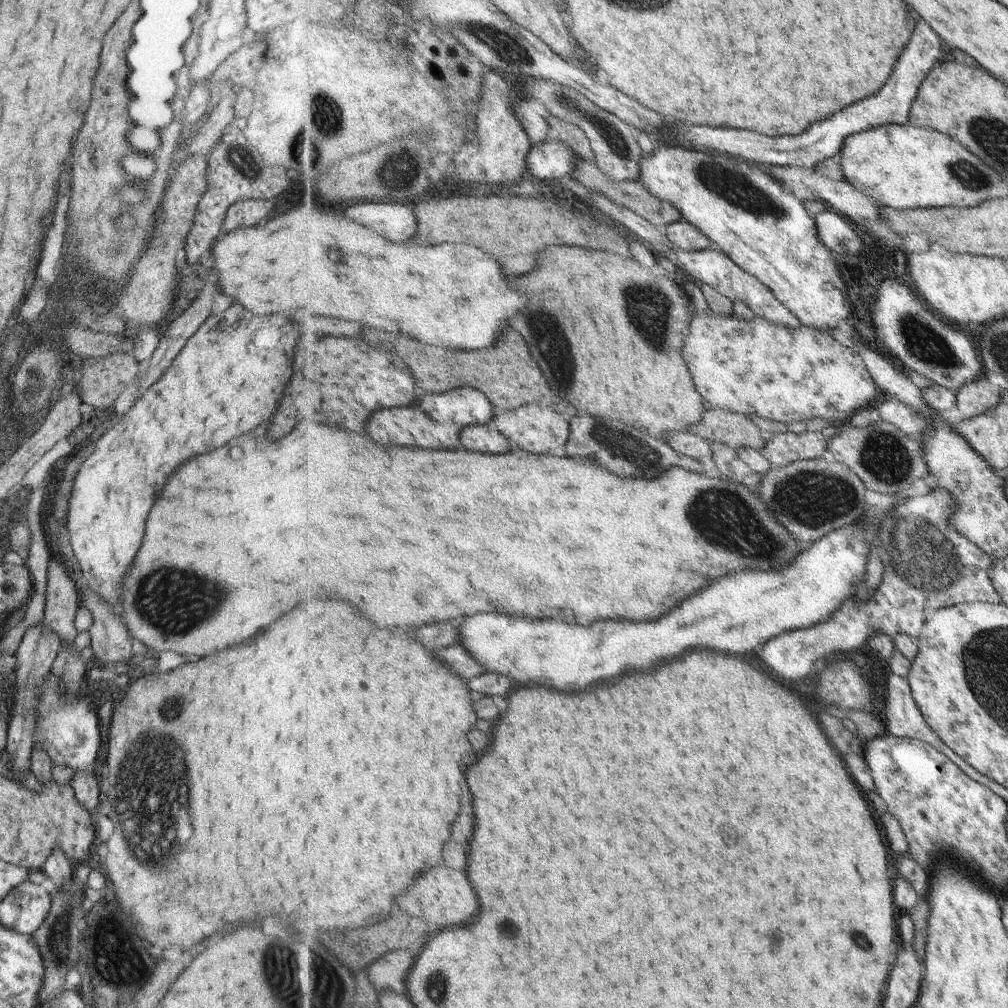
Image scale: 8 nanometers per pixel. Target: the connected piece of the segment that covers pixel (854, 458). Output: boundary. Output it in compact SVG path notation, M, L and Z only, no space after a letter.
M883 420L872 422L866 427L855 427L845 421L829 440L828 450L837 462L848 464L869 490L891 496L907 492L917 480L923 480L930 474L924 457L924 440L910 437L904 430Z

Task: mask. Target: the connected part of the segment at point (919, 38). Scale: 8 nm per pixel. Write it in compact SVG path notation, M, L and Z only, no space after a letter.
M921 22L917 26L917 32L911 37L909 46L906 46L903 51L903 56L894 68L890 80L875 96L855 103L851 108L835 114L835 118L815 122L815 126L811 126L811 130L806 130L805 134L771 138L771 136L757 134L751 130L735 130L735 128L709 128L709 126L687 128L673 120L674 124L670 125L666 131L662 131L661 135L653 136L657 136L657 143L679 144L691 149L731 155L762 166L817 168L820 162L840 154L848 136L883 125L906 125L909 123L911 112L916 110L915 104L923 81L938 64L942 63L941 60L943 60L943 44L941 44L939 36L931 30L930 26L927 26L927 22Z

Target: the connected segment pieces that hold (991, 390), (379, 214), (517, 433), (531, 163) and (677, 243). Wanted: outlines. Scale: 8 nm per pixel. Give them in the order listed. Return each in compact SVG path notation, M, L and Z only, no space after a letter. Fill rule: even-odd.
M985 377L969 381L956 392L959 412L964 419L985 413L988 408L998 404L1000 394L1003 392L1005 390L988 383Z
M363 202L345 208L347 218L391 238L391 242L407 242L417 232L418 220L413 204Z
M529 403L515 410L496 410L492 418L495 426L510 440L514 448L535 454L553 453L563 455L570 439L570 421L552 407L541 403Z
M555 136L542 144L533 145L526 159L530 181L545 183L573 174L579 157Z
M681 220L669 224L665 233L675 247L686 251L704 251L715 247L712 240L694 224Z

